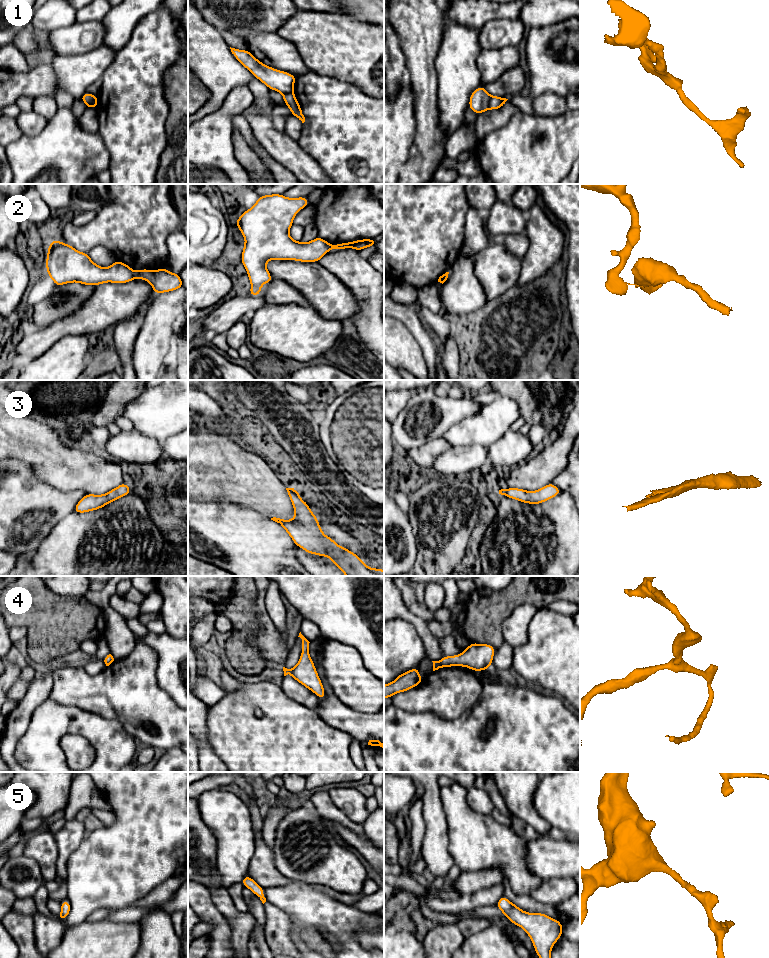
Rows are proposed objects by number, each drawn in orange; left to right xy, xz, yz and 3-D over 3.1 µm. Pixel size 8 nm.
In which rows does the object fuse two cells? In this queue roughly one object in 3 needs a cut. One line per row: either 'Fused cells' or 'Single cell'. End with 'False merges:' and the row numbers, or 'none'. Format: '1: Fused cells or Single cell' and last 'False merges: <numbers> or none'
1: Fused cells
2: Fused cells
3: Single cell
4: Single cell
5: Single cell
False merges: 1, 2

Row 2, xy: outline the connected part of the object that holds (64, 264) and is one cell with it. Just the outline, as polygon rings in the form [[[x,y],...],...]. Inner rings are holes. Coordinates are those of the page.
[[[57,239],[49,244],[45,266],[56,286],[73,282],[92,286],[106,282],[122,284],[137,278],[136,271],[119,260],[103,268],[95,264],[88,253]]]

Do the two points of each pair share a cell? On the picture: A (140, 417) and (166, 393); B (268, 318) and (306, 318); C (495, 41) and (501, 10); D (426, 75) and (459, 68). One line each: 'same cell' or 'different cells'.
A: same cell
B: same cell
C: different cells
D: different cells

